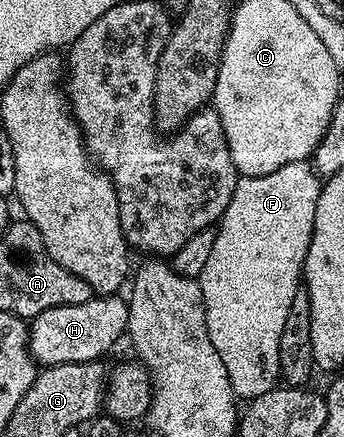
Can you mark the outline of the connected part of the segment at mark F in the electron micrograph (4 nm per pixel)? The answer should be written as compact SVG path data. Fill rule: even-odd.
M308 161L289 163L289 165L265 176L240 177L234 186L233 198L230 199L230 204L226 207L225 214L216 227L213 254L209 254L209 262L205 262L205 270L197 277L199 289L205 302L205 322L209 330L209 342L213 342L217 354L221 354L221 362L225 362L225 370L229 370L229 382L240 401L249 402L280 383L281 336L285 330L285 320L289 317L293 296L296 290L301 287L304 259L307 256L309 242L315 228L316 202L320 196L322 185L318 173L314 171Z

